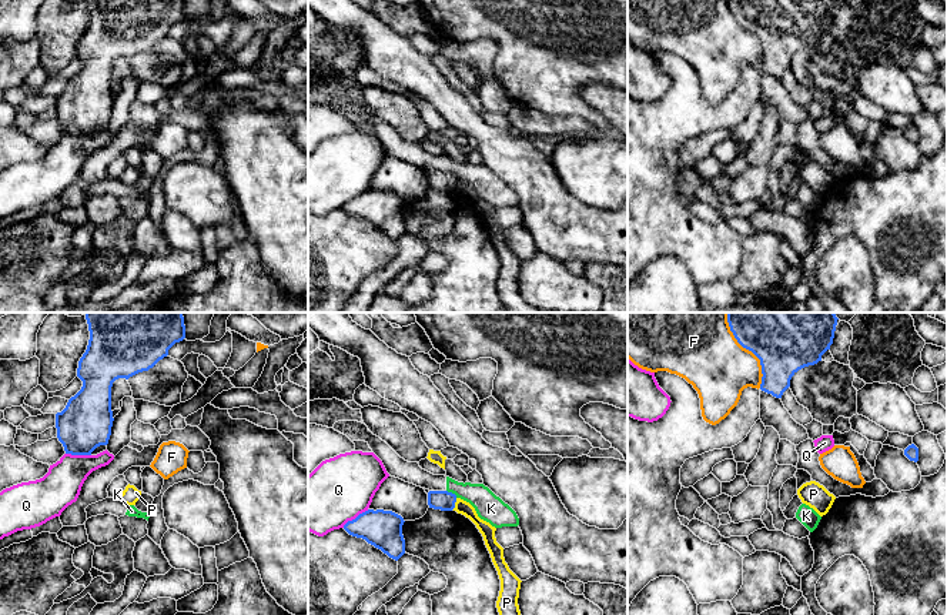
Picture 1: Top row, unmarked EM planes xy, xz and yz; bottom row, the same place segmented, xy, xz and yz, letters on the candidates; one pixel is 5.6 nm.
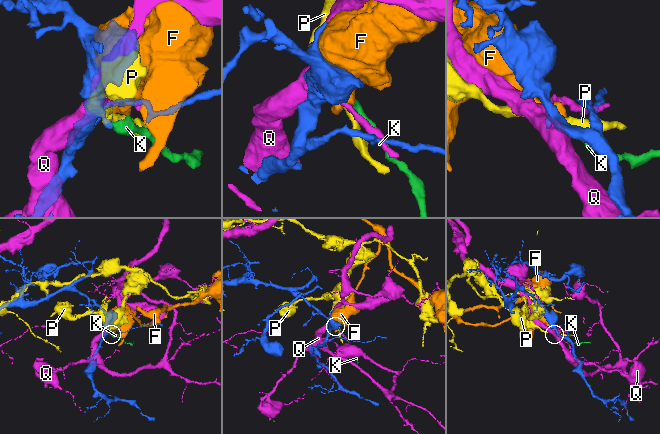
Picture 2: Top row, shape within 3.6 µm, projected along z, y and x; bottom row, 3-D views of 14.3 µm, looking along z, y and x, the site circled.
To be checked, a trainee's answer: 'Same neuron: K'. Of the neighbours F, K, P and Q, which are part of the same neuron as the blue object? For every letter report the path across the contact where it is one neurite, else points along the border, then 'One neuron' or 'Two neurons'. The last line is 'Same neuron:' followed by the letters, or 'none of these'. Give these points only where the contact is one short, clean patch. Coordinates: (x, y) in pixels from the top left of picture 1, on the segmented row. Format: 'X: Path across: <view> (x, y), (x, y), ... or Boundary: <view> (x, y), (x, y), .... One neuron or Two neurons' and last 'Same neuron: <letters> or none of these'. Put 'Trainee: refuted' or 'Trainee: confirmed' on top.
Trainee: refuted
F: Two neurons
K: Boundary: xz (447, 490), (457, 497). Two neurons
P: Boundary: xz (457, 498), (452, 508). Two neurons
Q: Two neurons
Same neuron: none of these

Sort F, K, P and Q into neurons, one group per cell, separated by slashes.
F K / P / Q

